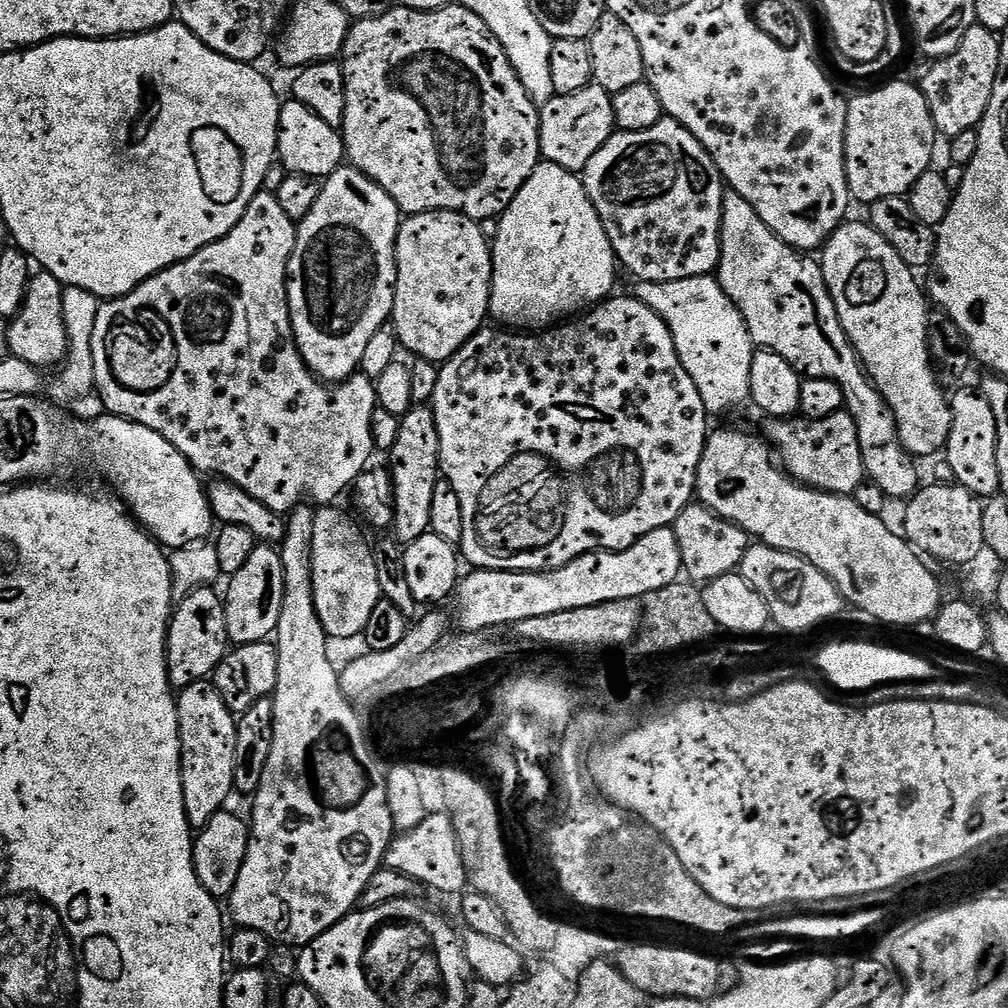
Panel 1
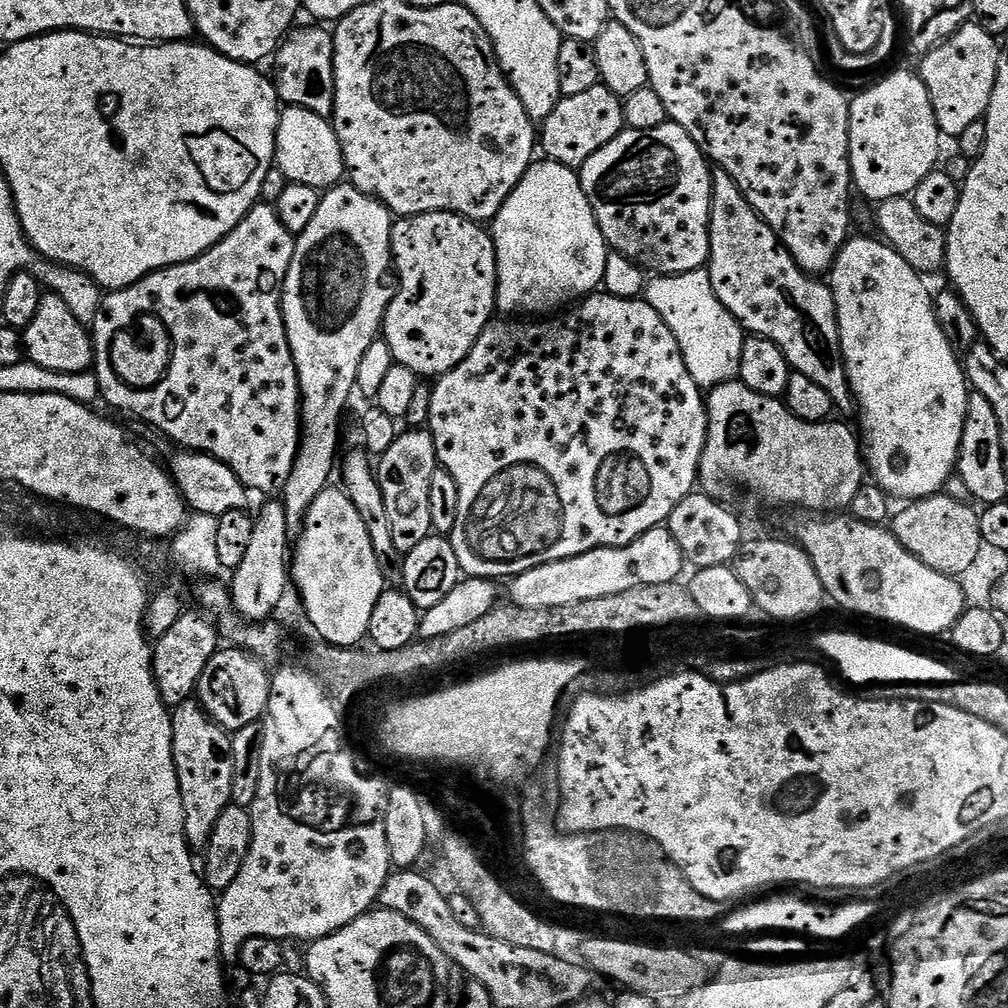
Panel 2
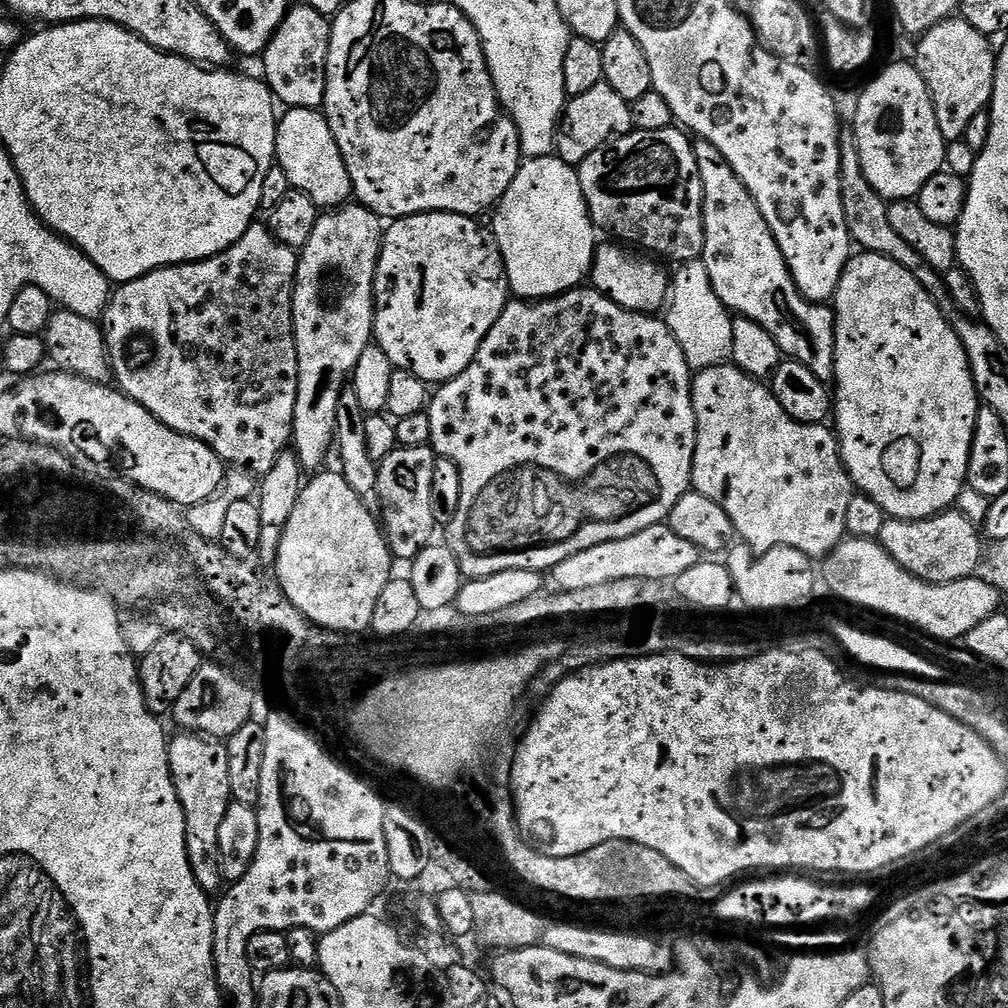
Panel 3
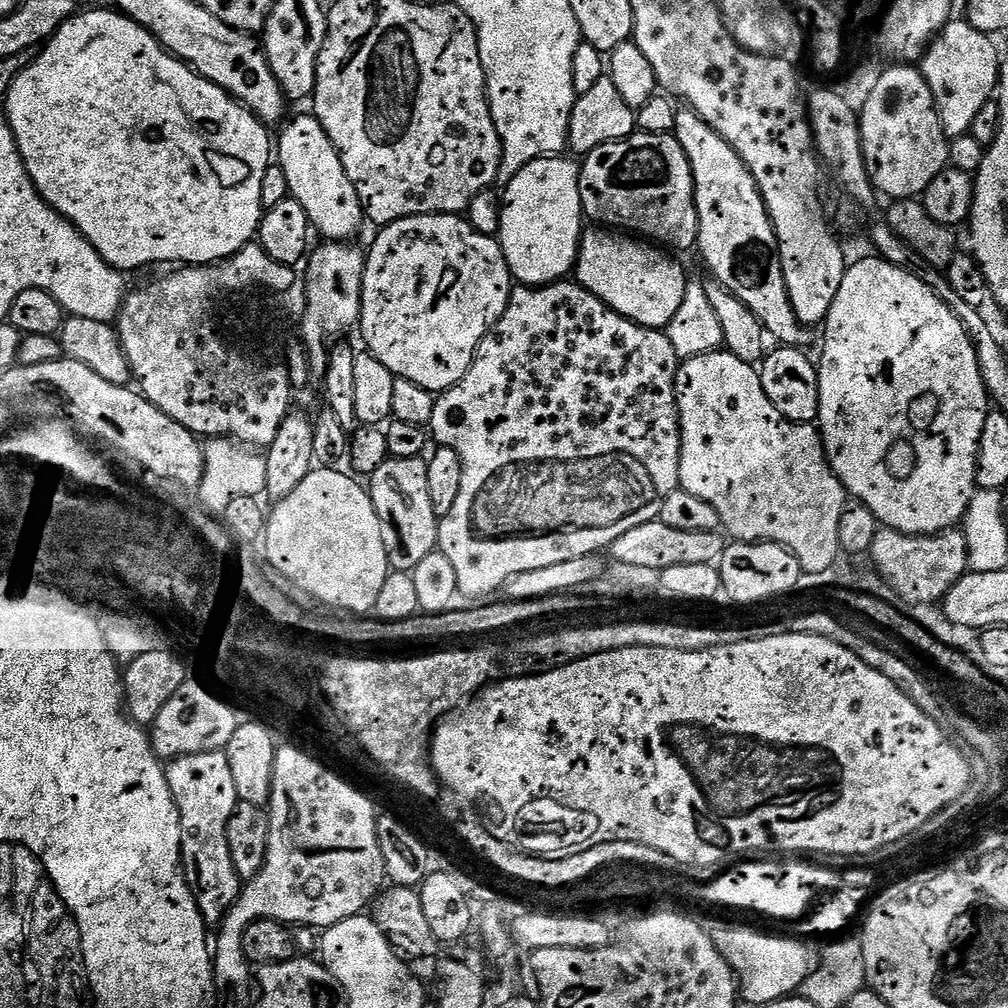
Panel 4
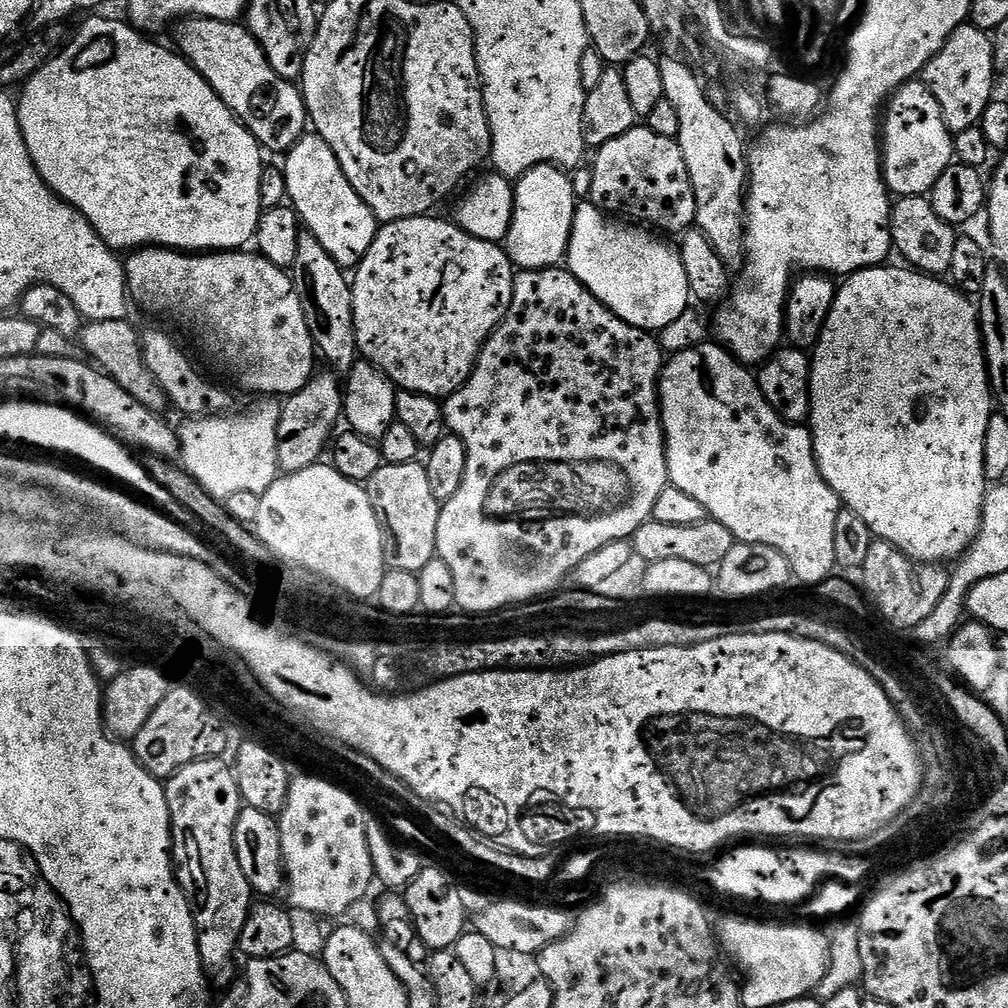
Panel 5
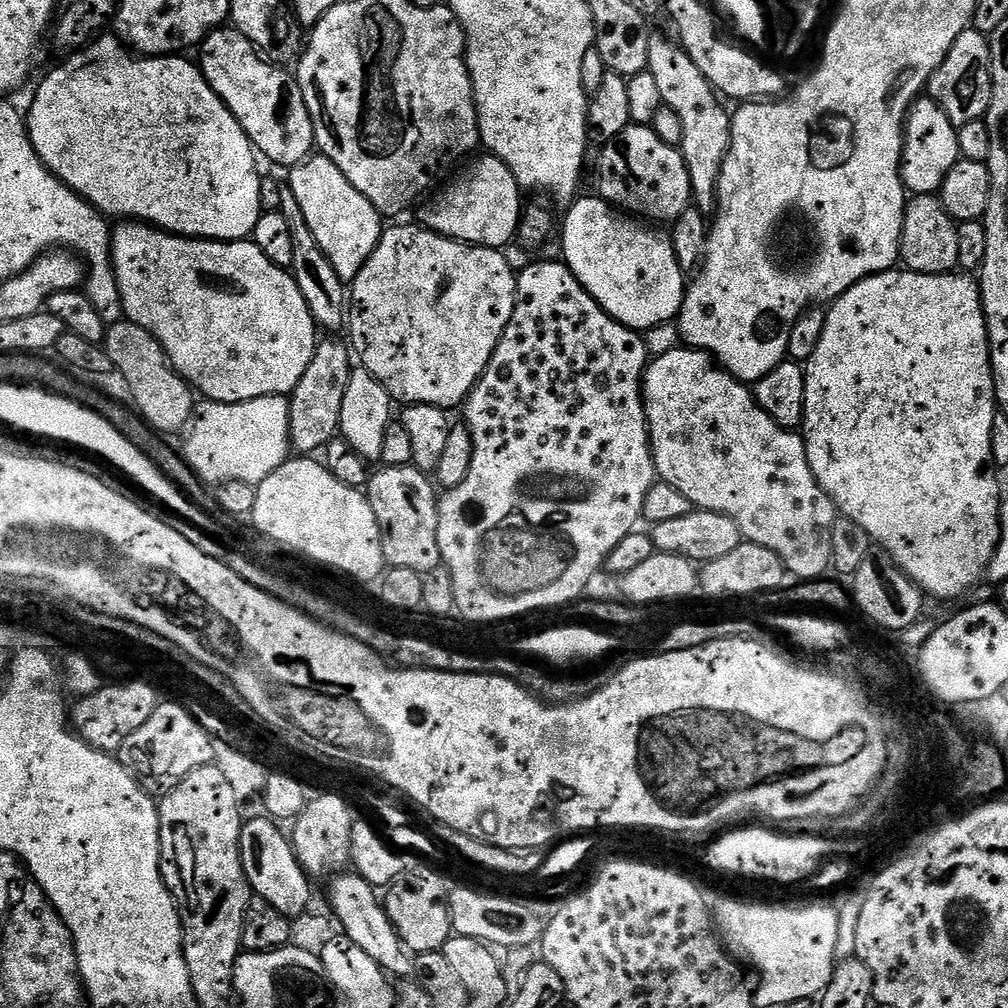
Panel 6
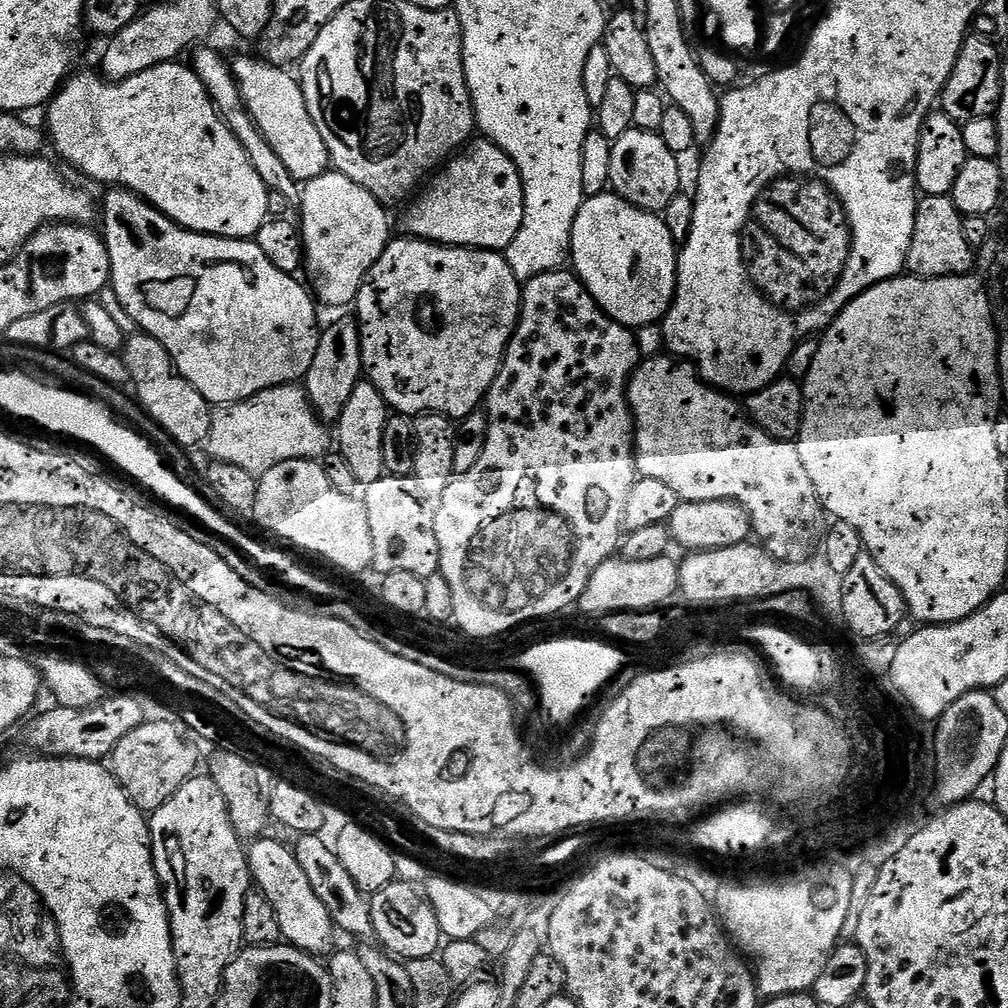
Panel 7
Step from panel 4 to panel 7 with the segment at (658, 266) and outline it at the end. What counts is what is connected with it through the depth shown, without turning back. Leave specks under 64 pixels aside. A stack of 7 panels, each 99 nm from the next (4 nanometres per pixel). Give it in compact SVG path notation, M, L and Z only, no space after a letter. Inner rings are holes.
M589 195L578 210L572 227L571 267L597 305L624 327L635 330L663 321L668 314L668 307L676 297L678 242L673 239L670 230L666 230L663 215L635 208L621 196L607 195Z

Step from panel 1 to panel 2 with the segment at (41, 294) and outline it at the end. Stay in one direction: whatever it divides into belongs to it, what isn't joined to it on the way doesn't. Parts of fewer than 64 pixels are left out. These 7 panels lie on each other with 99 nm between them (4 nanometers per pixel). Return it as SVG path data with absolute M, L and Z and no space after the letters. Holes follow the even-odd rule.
M45 291L38 302L38 311L30 326L22 329L24 354L38 366L45 367L49 374L78 375L93 367L96 350L92 346L92 333L76 321L76 315L58 298L56 292Z

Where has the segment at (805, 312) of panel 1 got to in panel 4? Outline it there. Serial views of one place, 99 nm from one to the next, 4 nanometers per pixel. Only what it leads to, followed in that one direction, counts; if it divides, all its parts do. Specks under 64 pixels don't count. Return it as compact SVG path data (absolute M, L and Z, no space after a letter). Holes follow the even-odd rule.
M684 106L676 114L676 140L686 150L686 158L690 162L690 170L694 178L694 202L698 210L698 253L709 268L711 279L717 280L730 294L738 299L760 319L765 333L772 336L784 346L808 346L812 340L813 329L807 324L798 322L798 314L794 314L794 306L790 304L790 294L786 290L786 278L780 269L780 257L776 243L776 232L772 228L772 219L768 217L768 208L760 193L760 187L754 182L754 174L738 158L734 146L722 138L691 108Z

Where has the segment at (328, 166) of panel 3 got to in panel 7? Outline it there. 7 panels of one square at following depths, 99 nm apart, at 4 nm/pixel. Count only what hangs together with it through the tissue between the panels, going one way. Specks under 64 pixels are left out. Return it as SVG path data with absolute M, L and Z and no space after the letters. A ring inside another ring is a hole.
M329 170L303 185L298 211L306 272L308 268L312 275L315 299L332 308L355 305L364 279L374 262L378 262L382 250L386 250L390 239L385 205L350 178Z

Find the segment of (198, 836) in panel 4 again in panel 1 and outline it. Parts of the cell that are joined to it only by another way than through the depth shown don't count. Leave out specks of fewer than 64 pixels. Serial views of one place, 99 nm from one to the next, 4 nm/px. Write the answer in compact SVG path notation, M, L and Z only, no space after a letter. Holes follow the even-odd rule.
M211 679L199 680L179 689L176 696L178 730L180 731L180 773L182 774L182 798L186 806L188 825L199 830L225 807L228 795L234 792L234 742L237 717L228 709L222 694Z

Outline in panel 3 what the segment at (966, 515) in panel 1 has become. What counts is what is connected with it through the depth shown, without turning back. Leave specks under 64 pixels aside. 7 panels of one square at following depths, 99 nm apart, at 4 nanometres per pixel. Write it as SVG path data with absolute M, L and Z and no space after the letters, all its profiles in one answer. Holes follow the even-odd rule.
M957 510L939 512L937 516L925 520L889 518L886 526L882 526L879 538L886 554L890 554L890 558L894 558L902 570L925 580L927 584L949 584L973 577L984 558L980 540L979 527Z

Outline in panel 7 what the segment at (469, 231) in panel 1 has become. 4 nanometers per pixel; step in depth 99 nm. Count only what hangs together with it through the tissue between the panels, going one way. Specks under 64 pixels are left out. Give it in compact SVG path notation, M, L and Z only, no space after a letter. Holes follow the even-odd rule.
M389 239L386 250L382 250L378 262L374 262L367 278L364 279L360 293L356 295L354 316L360 325L363 375L366 377L367 383L373 384L378 390L378 394L382 394L382 398L393 413L403 414L409 418L425 414L447 416L449 420L459 422L485 403L490 386L502 366L504 351L508 348L508 342L511 340L513 332L516 331L516 321L520 319L522 284L516 279L514 270L510 270L507 255L501 254L499 251L487 248L454 248L433 244L431 240L403 239Z

